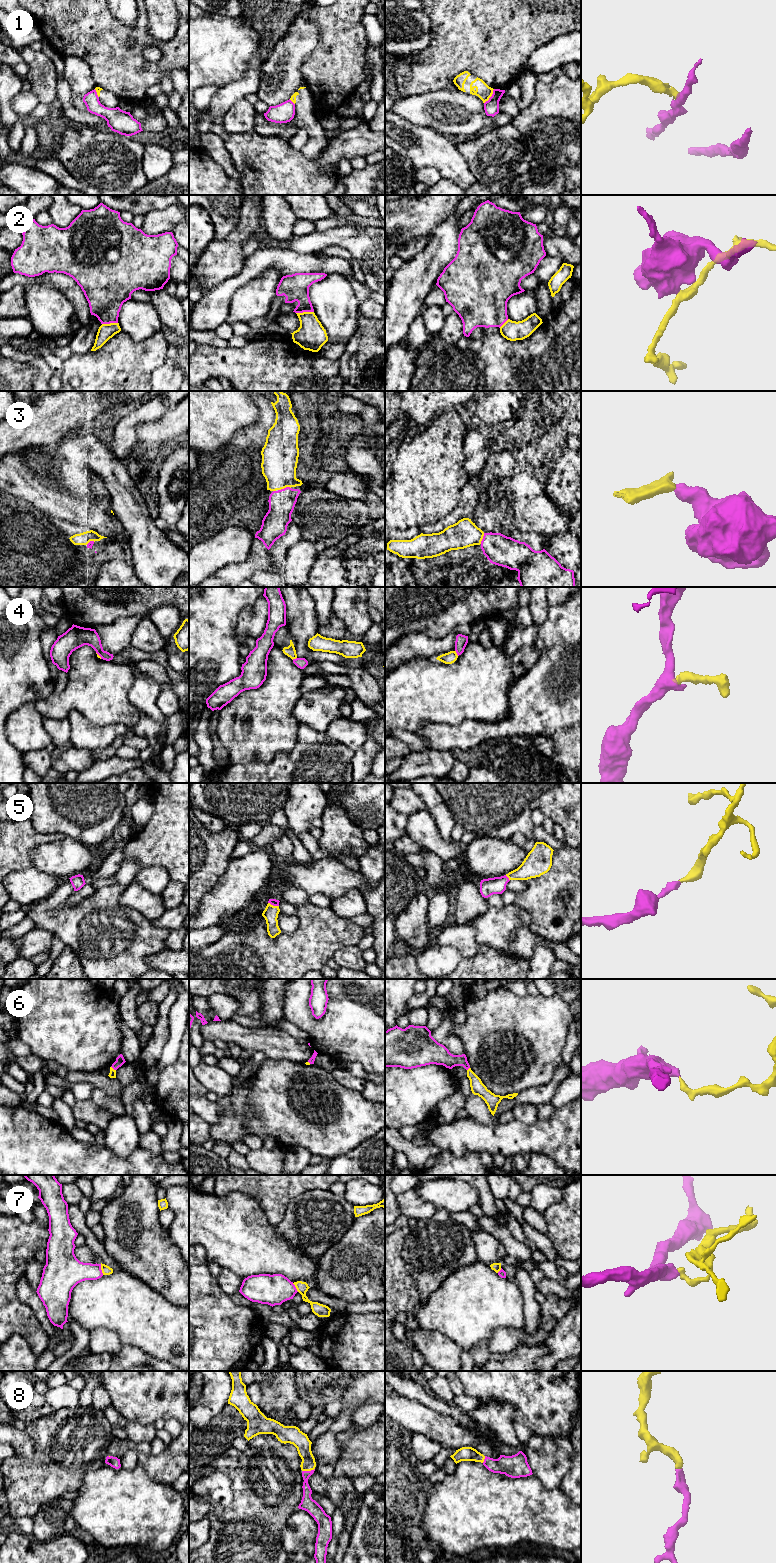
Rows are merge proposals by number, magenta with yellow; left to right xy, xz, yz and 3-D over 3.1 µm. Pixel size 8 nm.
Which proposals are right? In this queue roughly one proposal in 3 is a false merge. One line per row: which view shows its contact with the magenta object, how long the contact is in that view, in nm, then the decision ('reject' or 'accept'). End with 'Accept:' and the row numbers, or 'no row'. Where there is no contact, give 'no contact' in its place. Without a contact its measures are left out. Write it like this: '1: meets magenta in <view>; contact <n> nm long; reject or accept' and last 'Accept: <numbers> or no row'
1: meets magenta in yz; contact 150 nm long; reject
2: meets magenta in xz; contact 140 nm long; reject
3: meets magenta in xz; contact 110 nm long; accept
4: meets magenta in yz; contact 50 nm long; reject
5: meets magenta in xz; contact 90 nm long; accept
6: meets magenta in xy; contact 50 nm long; accept
7: meets magenta in xy; contact 90 nm long; reject
8: meets magenta in xz; contact 110 nm long; accept
Accept: 3, 5, 6, 8

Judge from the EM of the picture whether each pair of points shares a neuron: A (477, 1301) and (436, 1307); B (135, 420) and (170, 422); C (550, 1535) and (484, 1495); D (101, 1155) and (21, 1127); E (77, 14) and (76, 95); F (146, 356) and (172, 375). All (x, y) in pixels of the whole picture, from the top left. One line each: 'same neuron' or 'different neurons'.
A: same neuron
B: different neurons
C: same neuron
D: same neuron
E: different neurons
F: different neurons

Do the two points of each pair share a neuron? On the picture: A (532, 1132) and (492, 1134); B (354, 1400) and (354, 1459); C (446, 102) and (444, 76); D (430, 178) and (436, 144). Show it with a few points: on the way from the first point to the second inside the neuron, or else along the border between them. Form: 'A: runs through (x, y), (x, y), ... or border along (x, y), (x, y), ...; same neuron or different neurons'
A: runs through (522, 1135), (502, 1135); same neuron
B: border along (364, 1428), (342, 1431), (338, 1436), (340, 1448); different neurons
C: border along (458, 89), (437, 89), (422, 95); different neurons
D: border along (417, 168), (434, 167), (441, 177); different neurons

